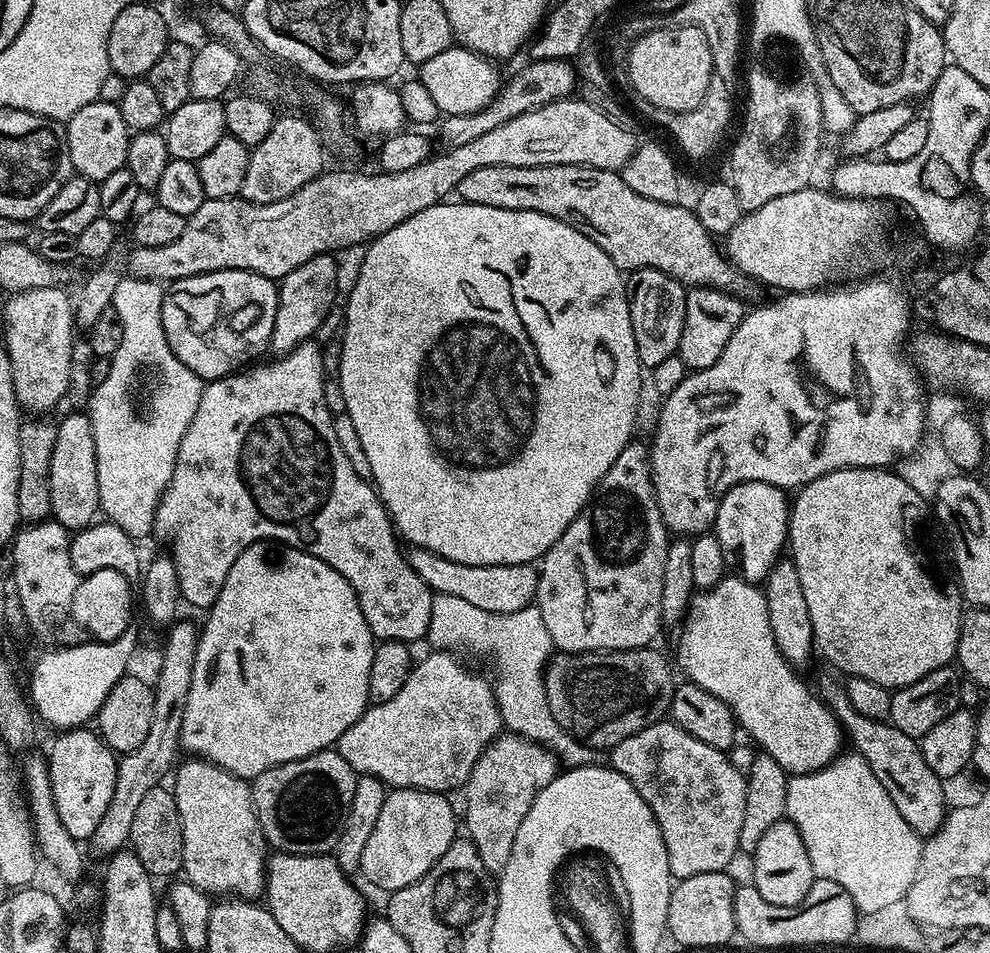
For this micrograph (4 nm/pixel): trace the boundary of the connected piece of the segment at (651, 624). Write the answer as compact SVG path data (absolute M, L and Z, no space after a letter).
M639 442L627 444L622 450L622 454L618 454L614 466L610 466L610 470L606 470L606 474L600 479L600 484L596 487L590 502L585 504L574 518L574 522L570 522L570 526L564 531L562 538L558 538L558 542L554 542L554 546L550 546L550 550L539 561L540 577L534 604L541 610L542 619L546 622L553 645L560 652L623 652L626 648L649 647L655 641L652 639L655 638L656 631L662 628L660 619L662 614L662 570L666 570L666 554L669 543L670 533L668 527L664 525L664 519L654 494L652 472L648 469L648 448L640 445Z

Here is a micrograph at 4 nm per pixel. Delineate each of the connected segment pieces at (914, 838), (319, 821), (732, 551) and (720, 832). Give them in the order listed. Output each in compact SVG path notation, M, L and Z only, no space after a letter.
M845 751L817 772L789 775L786 816L802 836L802 842L810 854L810 866L815 879L838 882L838 886L850 894L862 911L874 911L880 905L903 901L914 882L914 874L918 874L922 837L899 814L886 788L859 752Z
M335 750L315 752L306 758L298 758L294 762L286 762L258 774L251 781L252 805L264 839L273 844L276 852L293 852L303 856L318 856L333 851L338 842L338 834L342 834L342 826L346 814L350 810L350 801L354 798L358 773L352 769Z
M766 482L735 484L720 500L714 534L726 554L729 569L743 580L767 581L788 539L790 496L785 489Z
M661 718L655 724L622 738L622 742L610 749L610 766L625 776L638 790L638 794L650 806L662 830L662 838L668 855L668 865L677 881L691 878L694 874L710 871L725 871L735 856L740 843L738 834L742 831L742 817L746 810L746 776L734 770L727 752L720 752L714 746L706 746L694 734L686 734L682 726L673 724L671 719Z

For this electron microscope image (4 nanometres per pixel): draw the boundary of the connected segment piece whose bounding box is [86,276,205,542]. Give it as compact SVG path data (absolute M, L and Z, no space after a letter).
M128 276L119 282L114 292L112 309L122 318L122 342L107 361L102 382L93 387L86 407L94 430L94 450L98 458L98 498L100 512L111 523L117 524L134 542L143 536L152 536L152 523L162 494L168 489L174 474L174 462L178 458L178 446L182 446L182 434L198 410L198 398L202 398L205 381L190 366L178 362L178 354L170 350L166 342L166 330L162 330L162 302L165 289L155 280L143 280Z

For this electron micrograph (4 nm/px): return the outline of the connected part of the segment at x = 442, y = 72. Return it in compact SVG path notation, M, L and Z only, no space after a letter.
M453 46L430 58L430 62L419 65L418 79L422 86L426 86L426 91L432 95L444 116L474 114L486 107L500 90L502 75L496 68L499 67L480 53L463 46Z

